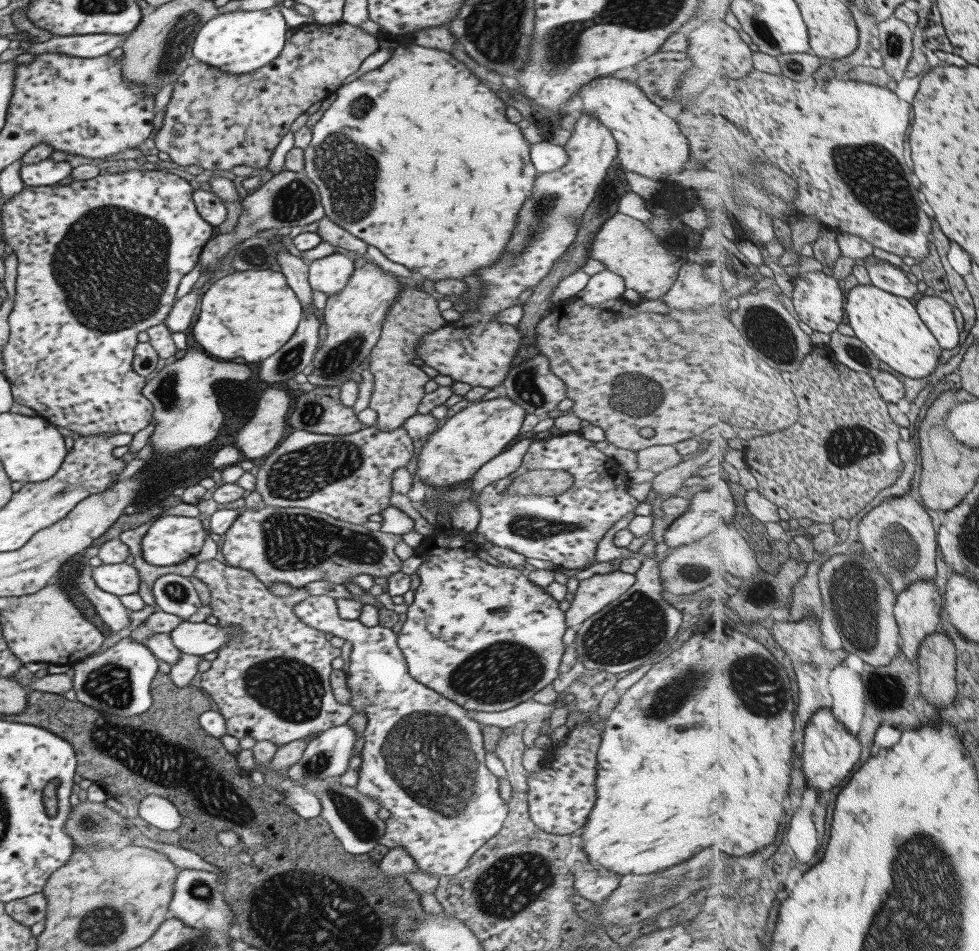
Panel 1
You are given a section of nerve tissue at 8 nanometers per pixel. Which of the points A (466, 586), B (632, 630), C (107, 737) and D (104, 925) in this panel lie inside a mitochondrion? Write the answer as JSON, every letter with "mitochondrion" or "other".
{"A":"other","B":"mitochondrion","C":"mitochondrion","D":"mitochondrion"}

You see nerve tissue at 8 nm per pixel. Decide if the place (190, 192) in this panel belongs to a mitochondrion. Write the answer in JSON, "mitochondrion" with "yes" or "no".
{"mitochondrion":"no"}

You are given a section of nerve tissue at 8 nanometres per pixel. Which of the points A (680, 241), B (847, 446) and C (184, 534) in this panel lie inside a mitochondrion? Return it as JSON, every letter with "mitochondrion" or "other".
{"A":"other","B":"mitochondrion","C":"other"}

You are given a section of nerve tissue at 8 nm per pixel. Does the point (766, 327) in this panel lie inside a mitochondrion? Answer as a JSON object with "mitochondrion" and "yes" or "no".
{"mitochondrion":"yes"}

